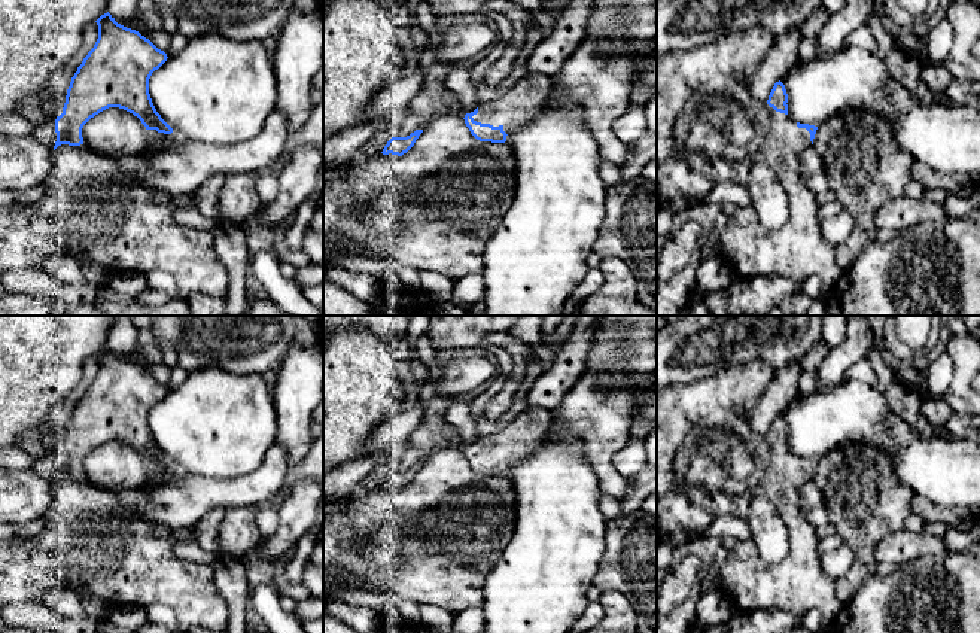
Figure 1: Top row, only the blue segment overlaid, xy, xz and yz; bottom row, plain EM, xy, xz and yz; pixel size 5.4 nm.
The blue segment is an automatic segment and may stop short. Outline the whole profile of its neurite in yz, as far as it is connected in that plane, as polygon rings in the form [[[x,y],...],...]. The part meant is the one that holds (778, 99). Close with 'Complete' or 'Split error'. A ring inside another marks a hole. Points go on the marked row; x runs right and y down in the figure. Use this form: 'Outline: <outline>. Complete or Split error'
Outline: [[[779,80],[767,100],[770,128],[752,159],[766,162],[776,173],[788,195],[789,219],[785,226],[771,229],[758,219],[752,206],[742,207],[734,217],[728,219],[718,249],[734,277],[780,276],[801,284],[809,277],[818,276],[822,290],[830,293],[843,270],[837,262],[834,247],[821,234],[818,195],[809,189],[800,171],[800,152],[813,144],[818,127],[792,121],[788,116],[786,103],[785,85]]]. Split error

